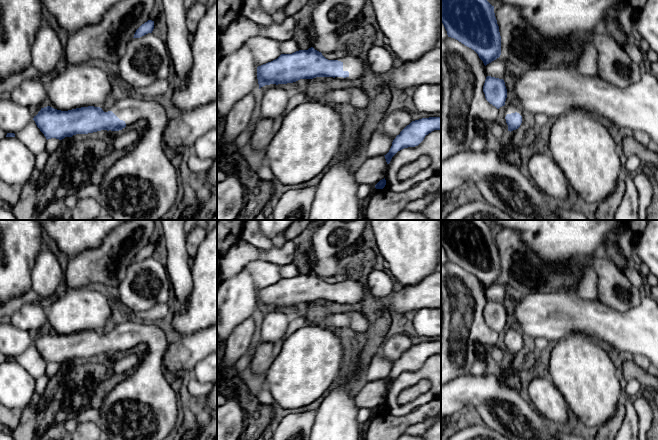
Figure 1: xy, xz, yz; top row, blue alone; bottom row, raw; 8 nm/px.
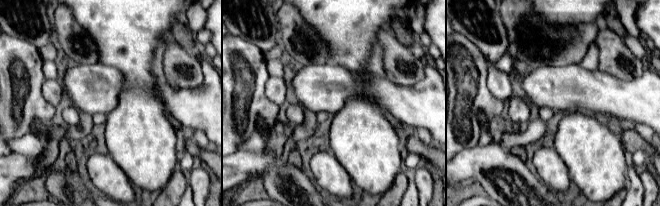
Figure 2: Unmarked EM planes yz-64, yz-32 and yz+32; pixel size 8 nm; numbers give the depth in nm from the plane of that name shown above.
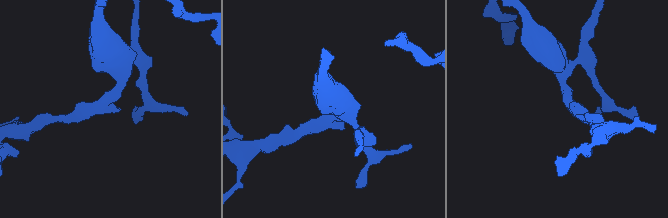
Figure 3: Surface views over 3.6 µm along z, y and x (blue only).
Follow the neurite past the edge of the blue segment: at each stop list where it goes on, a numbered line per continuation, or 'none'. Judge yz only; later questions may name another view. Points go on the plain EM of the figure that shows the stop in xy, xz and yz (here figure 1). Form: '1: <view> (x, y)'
1: yz (510, 333)

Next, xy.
1: xy (145, 406)

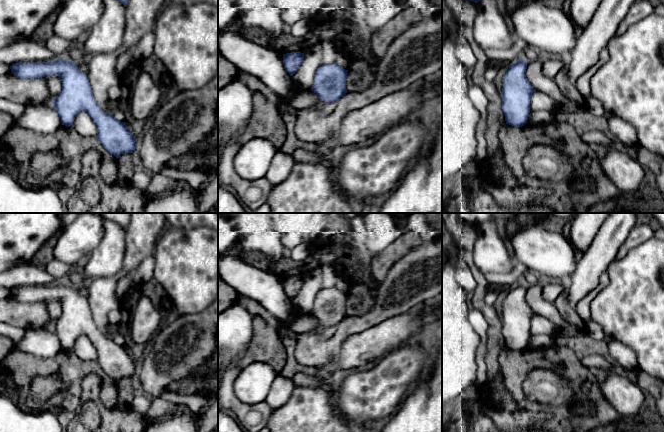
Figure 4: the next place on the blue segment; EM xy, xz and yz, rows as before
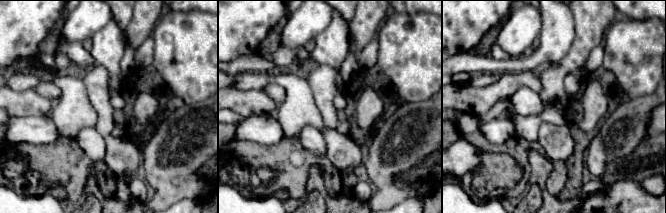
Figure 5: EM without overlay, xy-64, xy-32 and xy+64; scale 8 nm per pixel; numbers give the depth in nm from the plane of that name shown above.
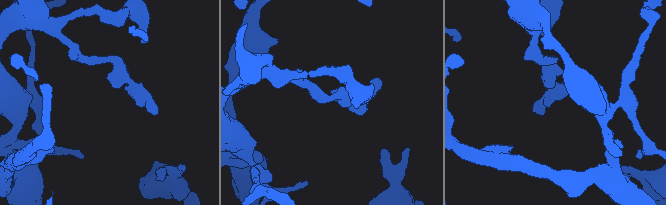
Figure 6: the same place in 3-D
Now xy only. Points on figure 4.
none

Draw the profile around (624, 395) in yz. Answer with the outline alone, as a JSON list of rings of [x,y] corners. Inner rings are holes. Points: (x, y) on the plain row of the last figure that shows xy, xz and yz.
[[[611,371],[607,373],[607,379],[600,383],[600,387],[605,399],[623,421],[642,421],[645,415],[645,398],[643,390],[635,381]]]

